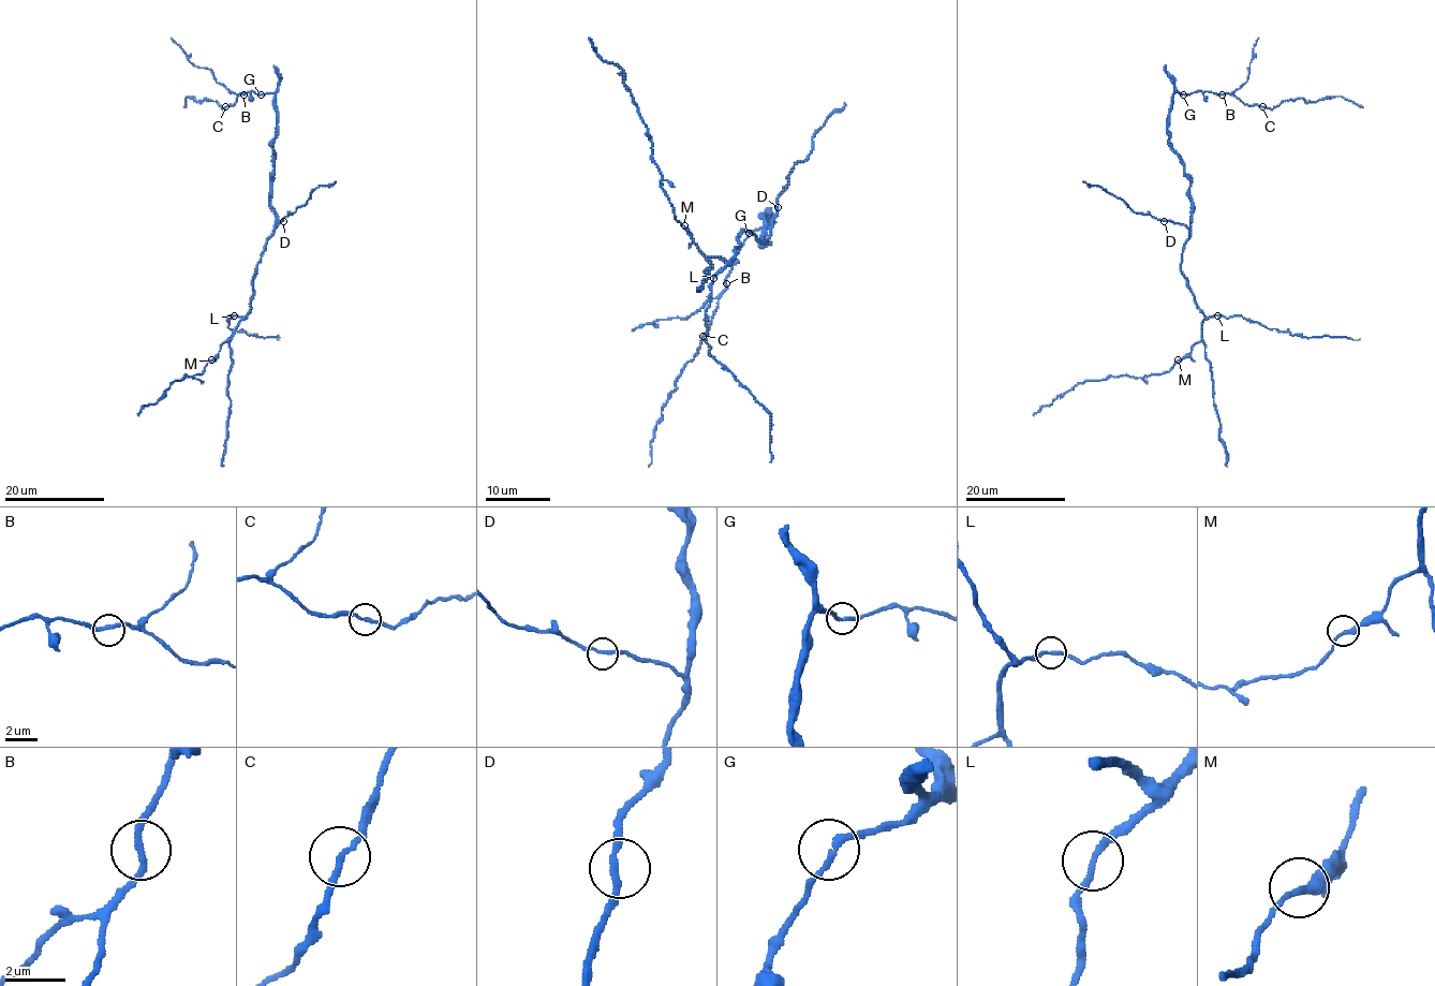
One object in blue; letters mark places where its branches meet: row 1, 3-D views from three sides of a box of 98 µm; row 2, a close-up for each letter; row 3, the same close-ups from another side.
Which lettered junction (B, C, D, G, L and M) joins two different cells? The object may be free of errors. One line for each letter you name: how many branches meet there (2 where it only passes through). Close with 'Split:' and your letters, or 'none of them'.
Split: none of them

